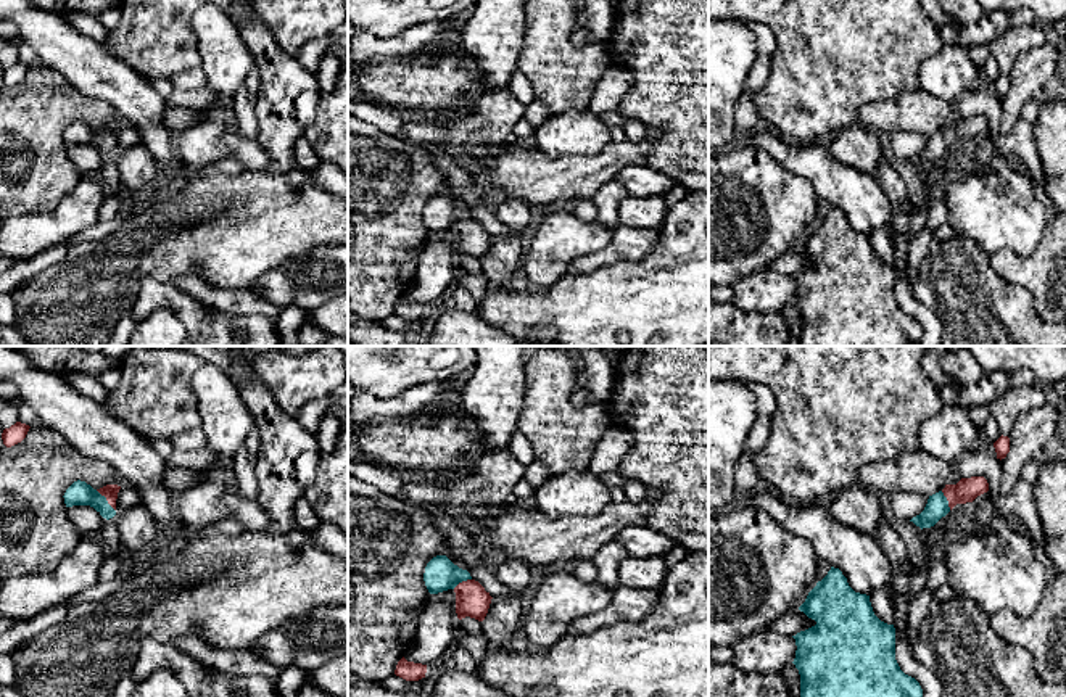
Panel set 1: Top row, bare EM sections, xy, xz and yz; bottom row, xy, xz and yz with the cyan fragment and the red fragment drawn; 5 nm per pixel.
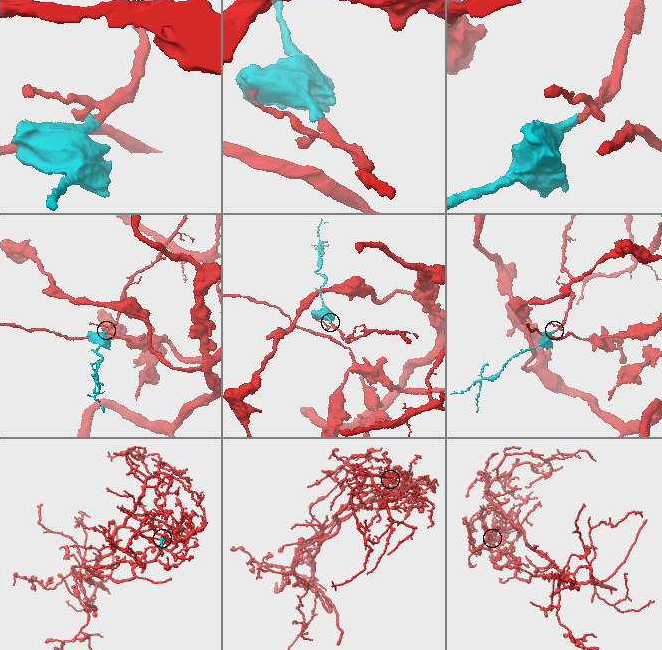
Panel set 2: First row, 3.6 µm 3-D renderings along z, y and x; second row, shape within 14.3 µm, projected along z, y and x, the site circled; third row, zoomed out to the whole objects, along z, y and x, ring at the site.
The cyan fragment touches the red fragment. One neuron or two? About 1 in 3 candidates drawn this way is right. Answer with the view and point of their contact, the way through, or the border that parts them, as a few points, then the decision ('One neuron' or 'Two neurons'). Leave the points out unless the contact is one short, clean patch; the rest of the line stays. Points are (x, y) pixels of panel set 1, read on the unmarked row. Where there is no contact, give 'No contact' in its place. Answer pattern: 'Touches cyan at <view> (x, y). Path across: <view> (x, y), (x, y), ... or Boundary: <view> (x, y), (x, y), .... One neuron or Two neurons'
Touches cyan at xy (105, 139). Path across: xy (79, 132), (105, 139), (110, 131). One neuron

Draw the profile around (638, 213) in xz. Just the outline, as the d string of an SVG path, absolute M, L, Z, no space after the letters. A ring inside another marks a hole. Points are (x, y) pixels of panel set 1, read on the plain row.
M628 195L618 206L618 224L631 229L660 230L667 214L665 196L634 198Z

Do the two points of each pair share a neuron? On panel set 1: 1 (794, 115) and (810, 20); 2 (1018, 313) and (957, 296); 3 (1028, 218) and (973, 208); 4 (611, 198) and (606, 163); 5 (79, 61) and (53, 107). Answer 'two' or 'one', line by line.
1: one
2: one
3: one
4: two
5: two

